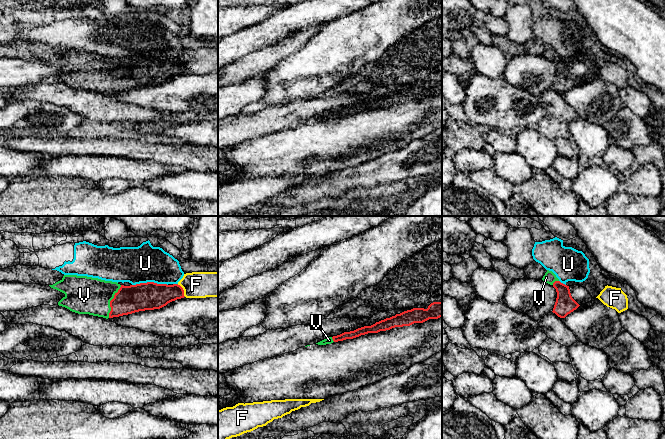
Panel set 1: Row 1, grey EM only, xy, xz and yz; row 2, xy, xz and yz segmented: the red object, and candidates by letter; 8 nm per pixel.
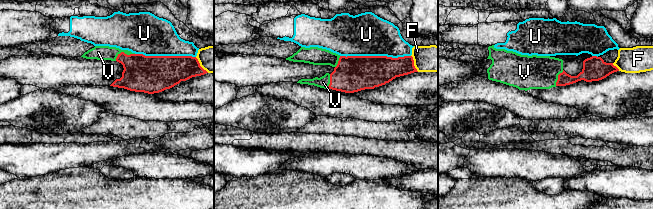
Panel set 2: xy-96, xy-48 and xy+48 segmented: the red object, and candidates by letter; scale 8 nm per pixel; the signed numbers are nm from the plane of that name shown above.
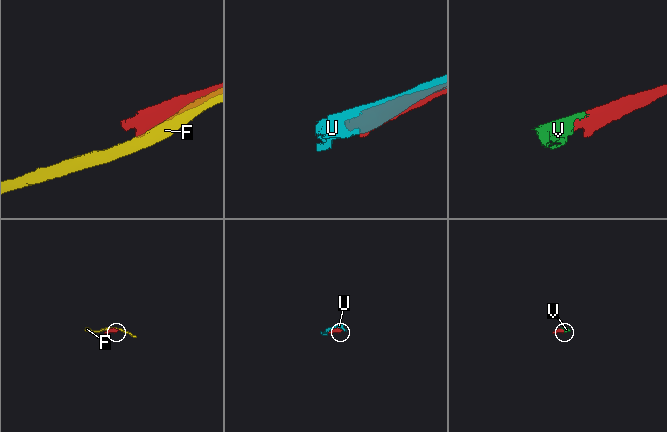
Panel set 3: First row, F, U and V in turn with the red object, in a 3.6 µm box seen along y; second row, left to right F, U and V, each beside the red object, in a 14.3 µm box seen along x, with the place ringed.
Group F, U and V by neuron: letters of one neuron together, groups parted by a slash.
F / U / V

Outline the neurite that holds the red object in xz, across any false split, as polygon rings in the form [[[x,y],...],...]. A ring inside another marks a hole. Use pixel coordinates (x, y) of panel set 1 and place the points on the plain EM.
[[[433,78],[427,85],[413,84],[396,90],[390,94],[386,94],[371,102],[364,102],[354,107],[344,108],[340,111],[328,113],[316,120],[326,121],[333,118],[343,117],[346,115],[353,115],[368,109],[378,109],[380,107],[390,106],[395,103],[410,102],[414,99],[423,99],[429,95],[438,95],[442,93],[442,78]]]

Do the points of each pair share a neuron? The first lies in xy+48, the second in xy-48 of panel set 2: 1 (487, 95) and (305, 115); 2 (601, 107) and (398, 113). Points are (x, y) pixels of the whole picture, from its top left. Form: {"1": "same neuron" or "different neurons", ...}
{"1": "different neurons", "2": "different neurons"}

